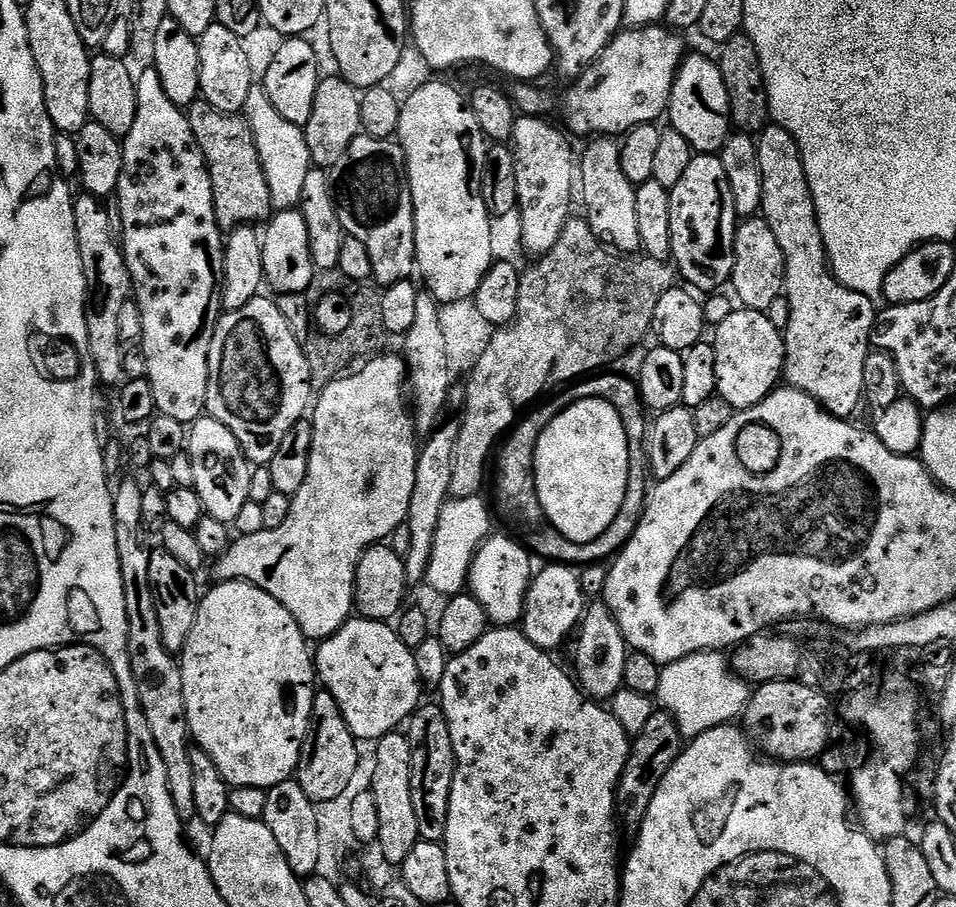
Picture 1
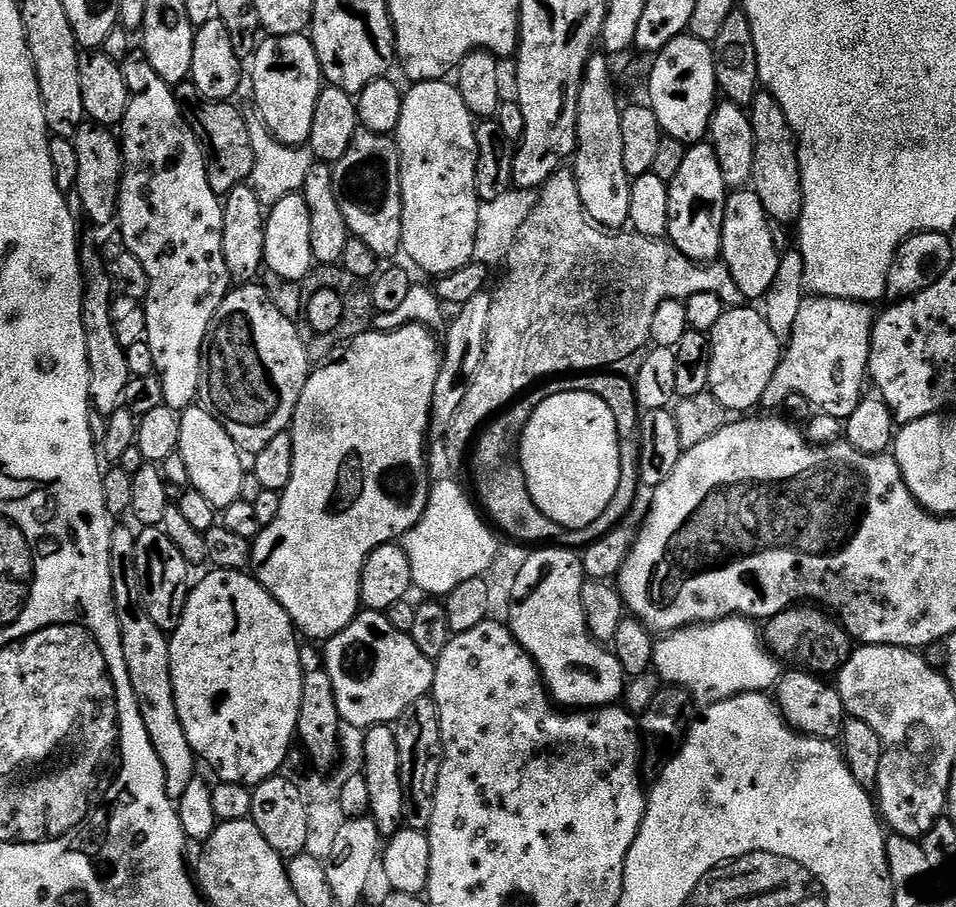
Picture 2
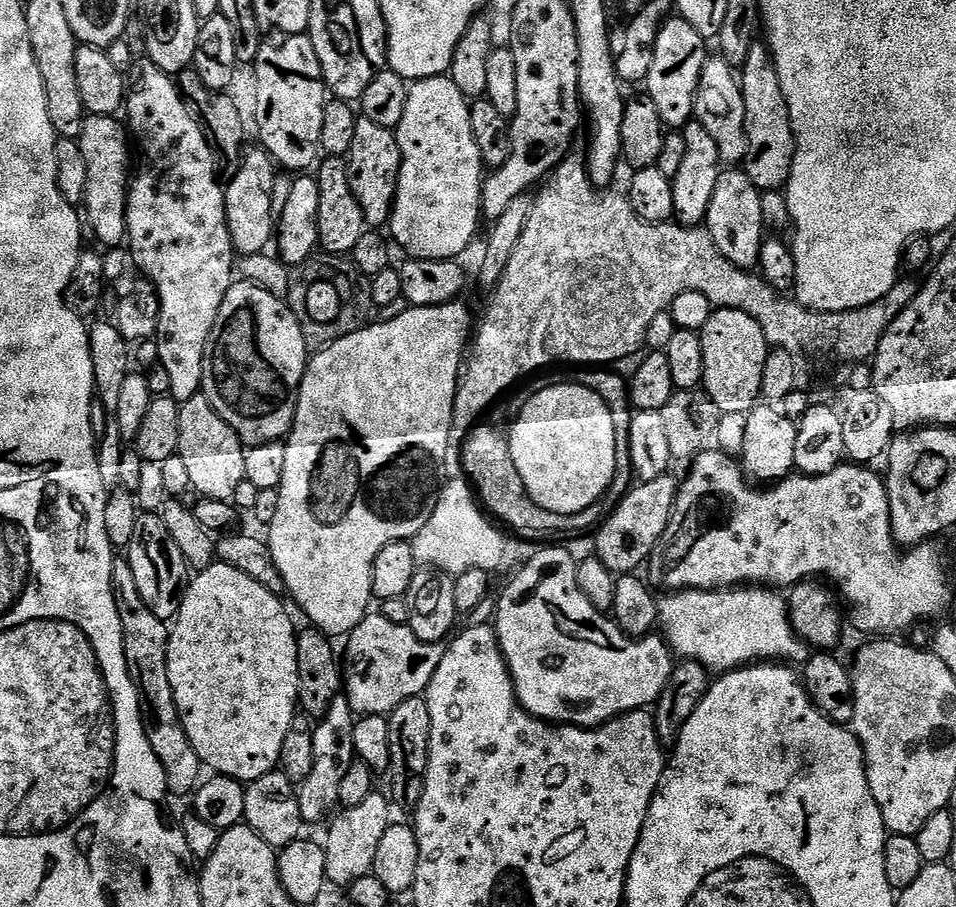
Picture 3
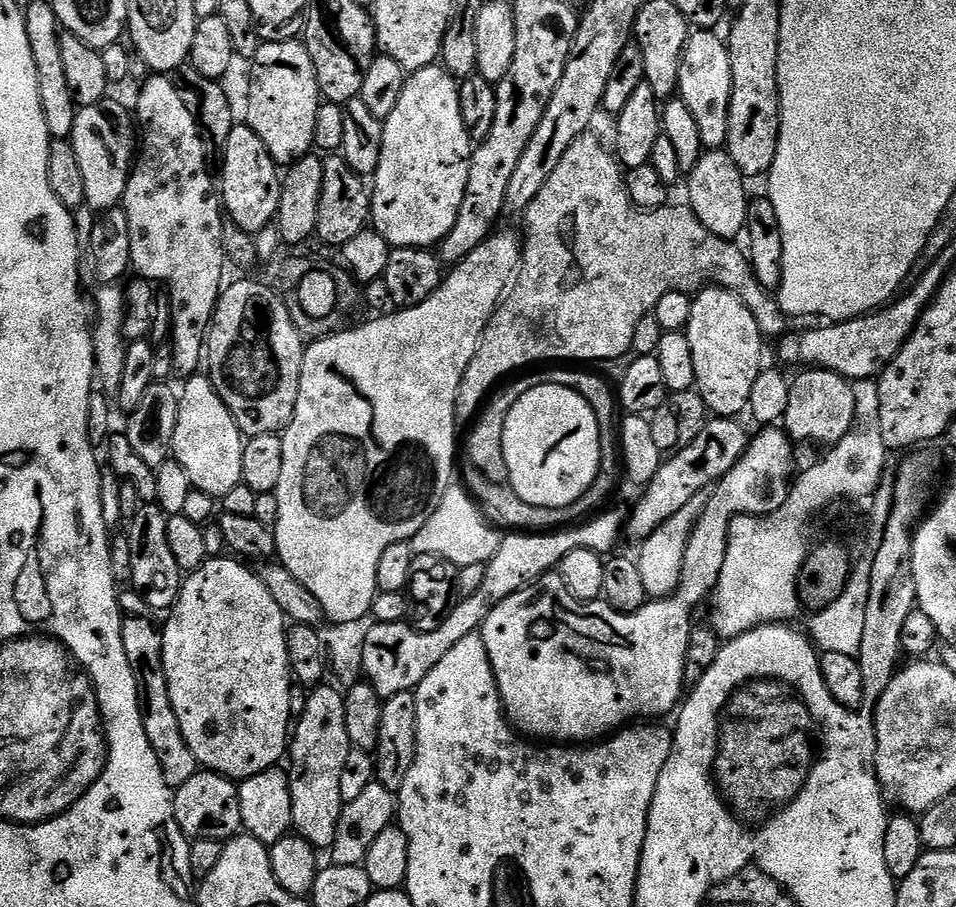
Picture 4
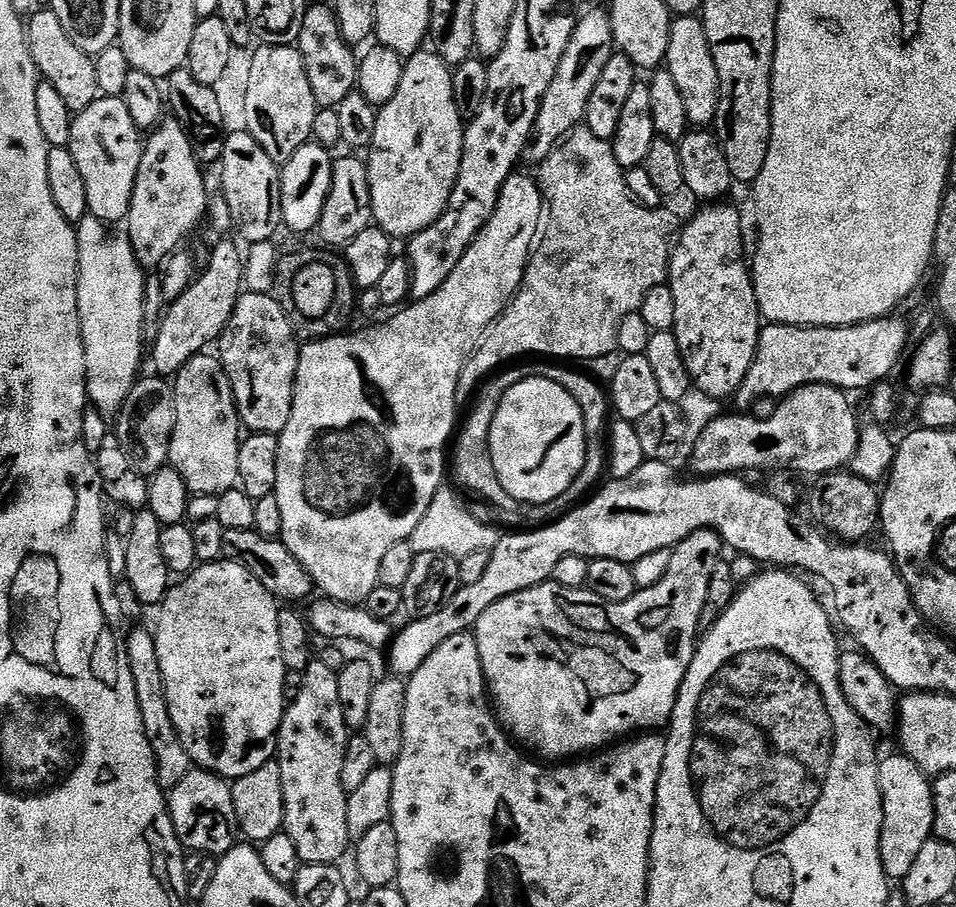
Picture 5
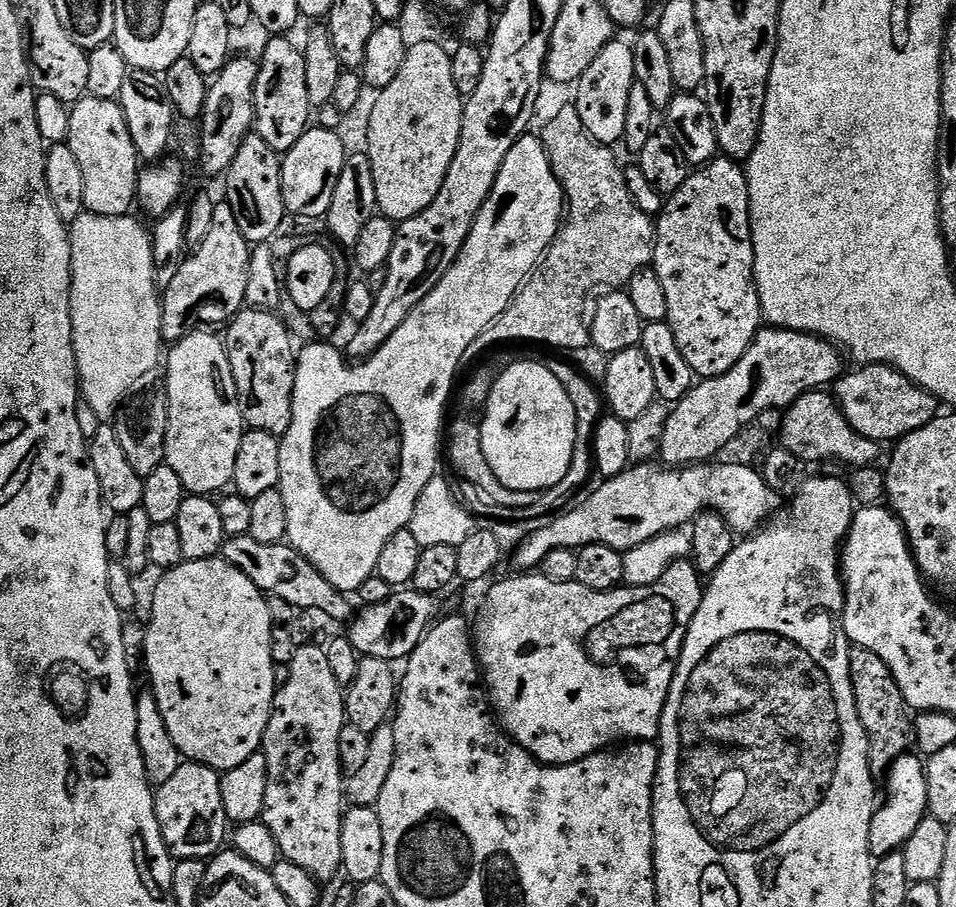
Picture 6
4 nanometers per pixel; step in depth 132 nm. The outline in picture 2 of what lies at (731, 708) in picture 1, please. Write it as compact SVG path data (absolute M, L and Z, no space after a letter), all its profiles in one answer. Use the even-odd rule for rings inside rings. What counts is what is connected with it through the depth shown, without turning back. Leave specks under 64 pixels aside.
M742 616L667 633L655 641L652 668L665 685L686 689L704 706L743 692L771 693L782 675L782 665L762 643L757 625Z

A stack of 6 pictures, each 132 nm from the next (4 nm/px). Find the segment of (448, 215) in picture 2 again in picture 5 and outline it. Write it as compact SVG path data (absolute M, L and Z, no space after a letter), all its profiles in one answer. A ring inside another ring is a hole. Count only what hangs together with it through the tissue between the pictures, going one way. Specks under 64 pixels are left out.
M421 50L412 53L407 57L404 65L404 73L402 74L402 82L398 86L398 94L394 94L394 98L390 98L390 102L386 102L376 113L376 125L374 126L374 138L370 147L366 152L366 163L368 166L368 181L370 182L370 202L372 203L372 218L375 227L378 227L393 238L411 238L417 236L422 230L429 228L439 216L448 209L448 203L452 197L452 191L456 185L458 178L458 170L462 162L462 150L464 149L464 130L466 127L465 117L458 110L456 99L454 98L454 86L452 78L454 72L449 65L444 63L444 59L437 56L435 51Z

